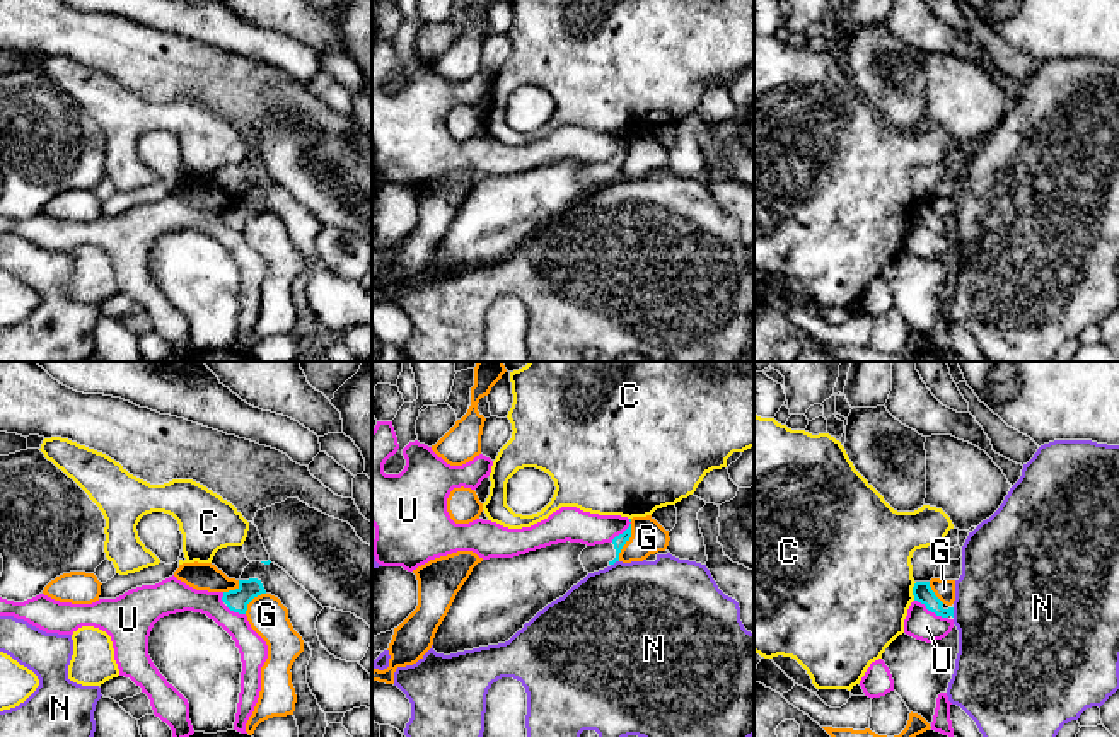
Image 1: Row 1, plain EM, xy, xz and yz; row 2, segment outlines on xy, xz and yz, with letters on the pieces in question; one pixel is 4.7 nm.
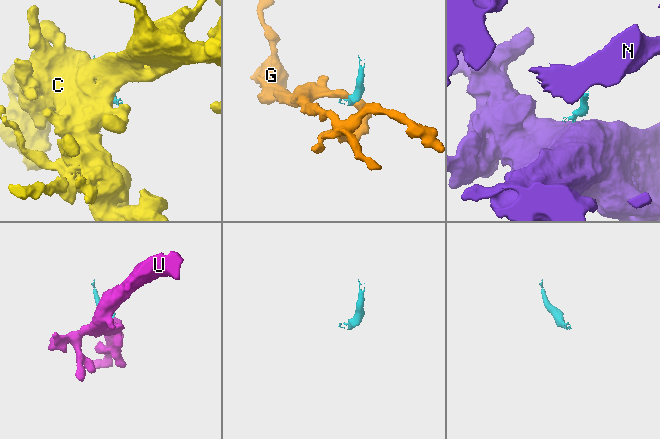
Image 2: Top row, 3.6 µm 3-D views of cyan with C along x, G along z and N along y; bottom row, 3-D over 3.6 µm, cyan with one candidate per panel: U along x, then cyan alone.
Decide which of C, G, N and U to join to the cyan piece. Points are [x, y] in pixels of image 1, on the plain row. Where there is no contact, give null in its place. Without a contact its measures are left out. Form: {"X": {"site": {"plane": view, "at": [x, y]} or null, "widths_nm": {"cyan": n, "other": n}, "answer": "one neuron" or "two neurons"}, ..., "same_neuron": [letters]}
{"C": {"site": {"plane": "yz", "at": [913, 208]}, "widths_nm": {"cyan": 90, "other": 500}, "answer": "two neurons"}, "G": {"site": {"plane": "xz", "at": [625, 161]}, "widths_nm": {"cyan": 60, "other": 160}, "answer": "two neurons"}, "N": {"site": {"plane": "yz", "at": [952, 231]}, "widths_nm": {"cyan": 90, "other": 480}, "answer": "two neurons"}, "U": {"site": {"plane": "yz", "at": [932, 229]}, "widths_nm": {"cyan": 90, "other": 150}, "answer": "two neurons"}, "same_neuron": []}

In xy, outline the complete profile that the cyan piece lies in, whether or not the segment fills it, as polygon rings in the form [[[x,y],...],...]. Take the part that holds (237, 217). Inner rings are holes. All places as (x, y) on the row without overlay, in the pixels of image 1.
[[[239,198],[239,205],[235,208],[223,210],[222,218],[227,222],[230,229],[246,232],[247,222],[261,212],[266,212],[261,198]]]

